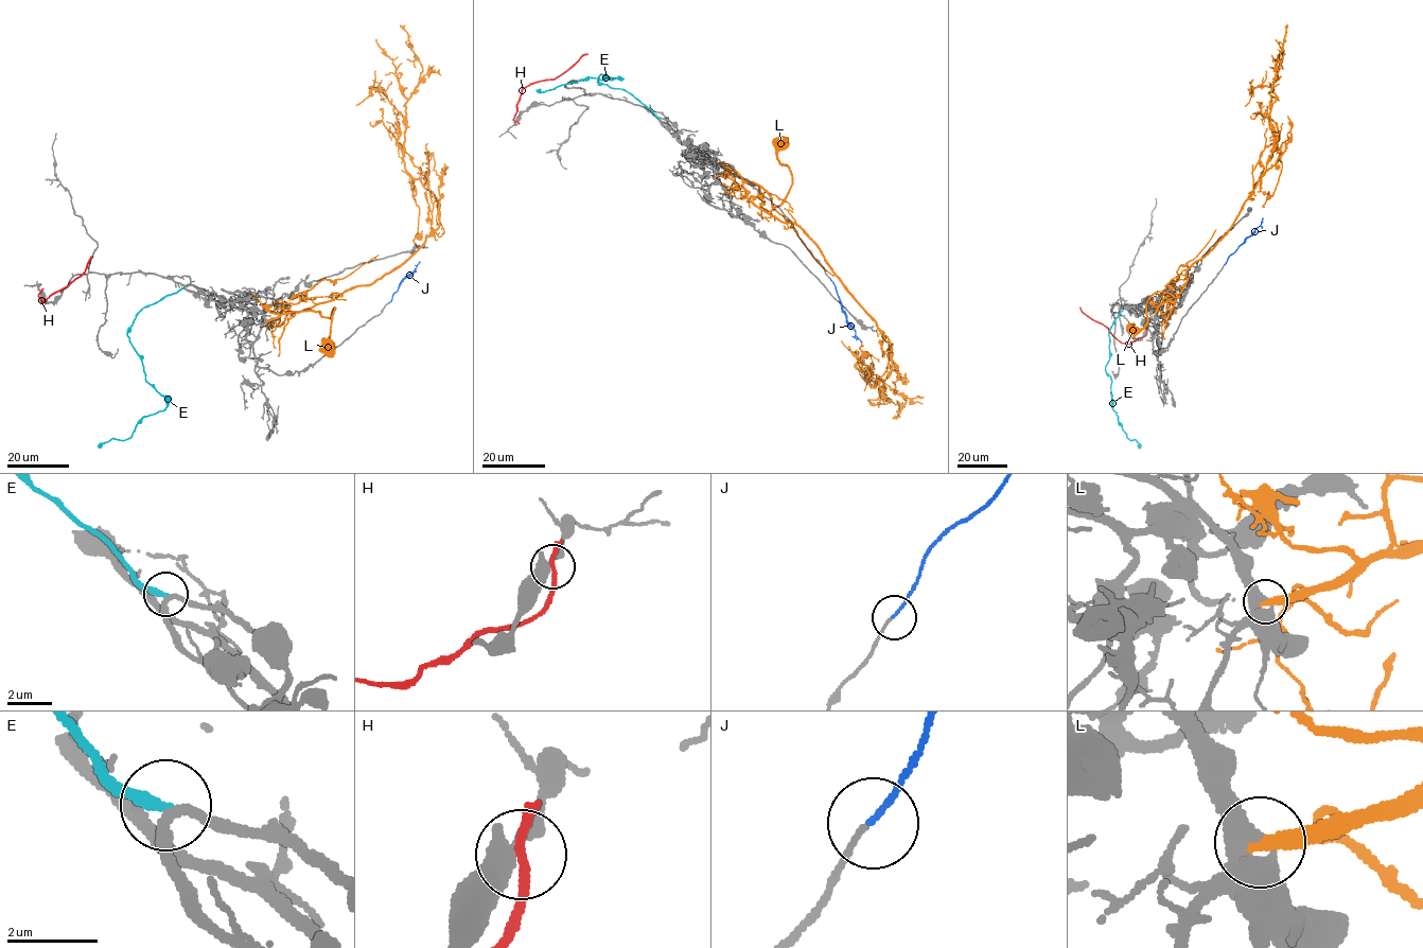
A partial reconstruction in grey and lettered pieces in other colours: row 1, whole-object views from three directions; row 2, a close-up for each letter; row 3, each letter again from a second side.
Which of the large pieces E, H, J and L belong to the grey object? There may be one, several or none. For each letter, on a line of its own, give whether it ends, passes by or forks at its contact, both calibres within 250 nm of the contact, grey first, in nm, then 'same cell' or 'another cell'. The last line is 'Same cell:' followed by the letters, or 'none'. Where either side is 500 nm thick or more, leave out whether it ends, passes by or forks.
E: it ends there; 190 nm thick on the grey side, 260 nm on the other; another cell
H: it ends there; 440 nm thick on the grey side, 280 nm on the other; another cell
J: it ends there; 100 nm thick on the grey side, 110 nm on the other; same cell
L: it ends there; 400 nm thick on the grey side, 340 nm on the other; same cell
Same cell: J, L

